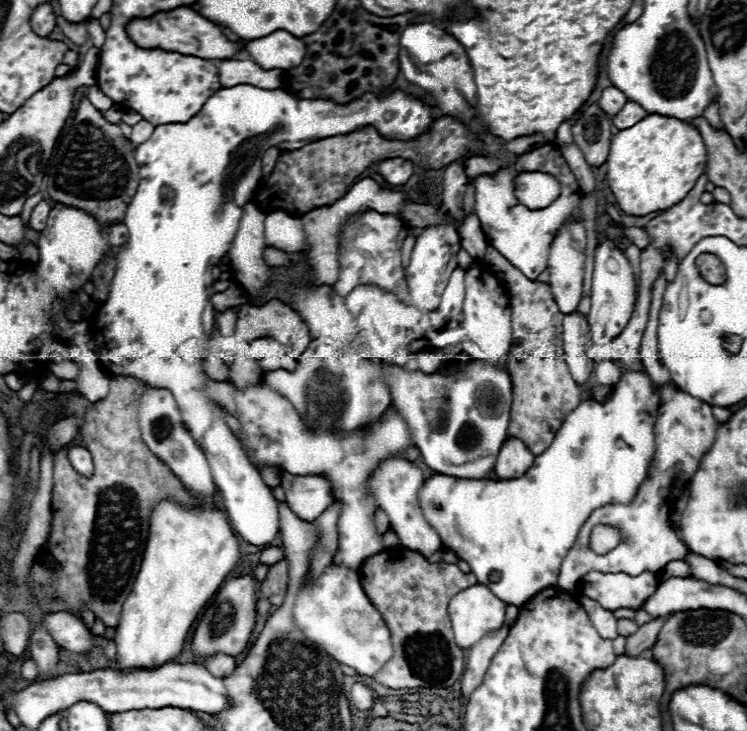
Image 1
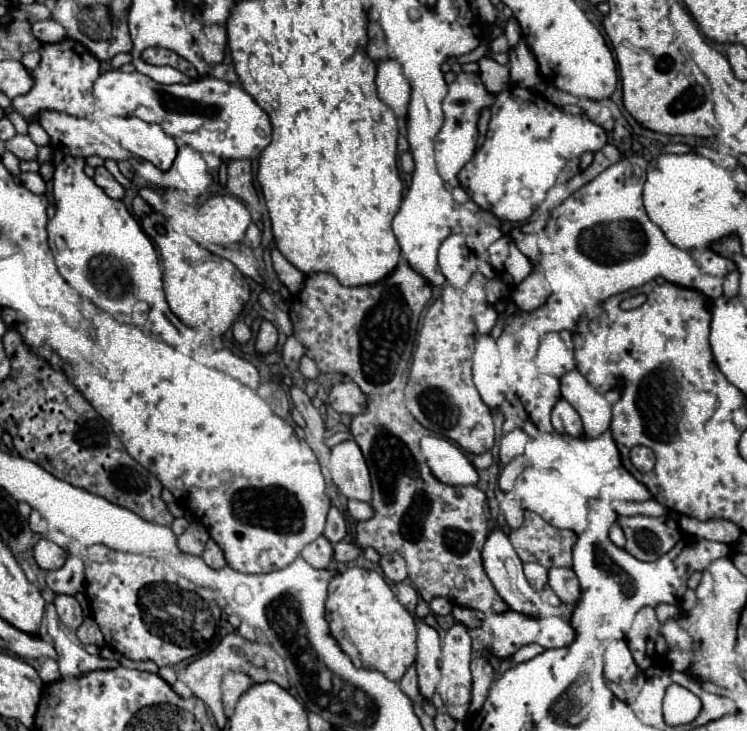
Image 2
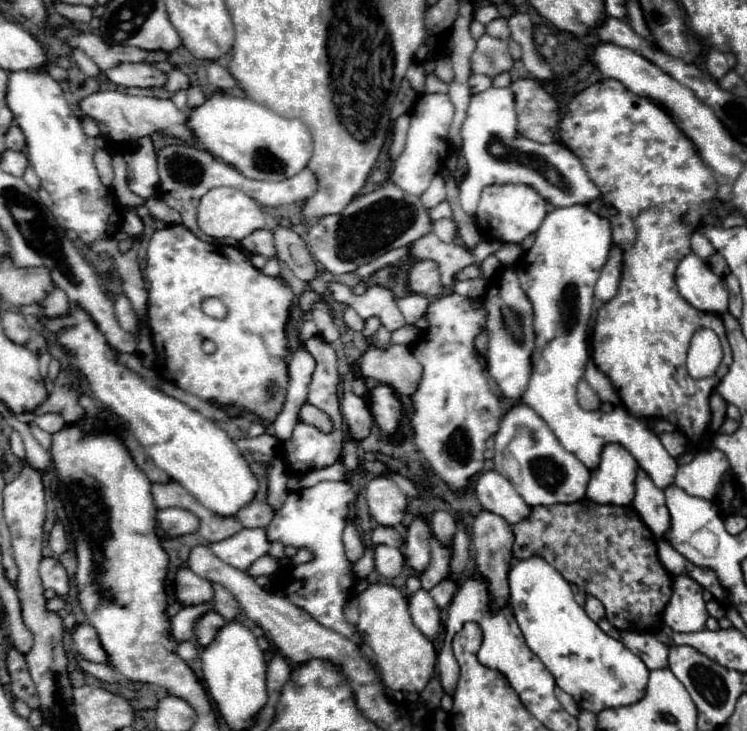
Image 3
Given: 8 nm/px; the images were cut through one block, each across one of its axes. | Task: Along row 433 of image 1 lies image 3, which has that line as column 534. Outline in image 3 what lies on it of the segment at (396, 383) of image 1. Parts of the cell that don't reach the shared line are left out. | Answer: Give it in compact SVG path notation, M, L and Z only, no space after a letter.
M518 402L506 412L494 440L496 470L514 484L516 492L528 506L572 504L584 500L590 470L560 446L548 424L528 404Z

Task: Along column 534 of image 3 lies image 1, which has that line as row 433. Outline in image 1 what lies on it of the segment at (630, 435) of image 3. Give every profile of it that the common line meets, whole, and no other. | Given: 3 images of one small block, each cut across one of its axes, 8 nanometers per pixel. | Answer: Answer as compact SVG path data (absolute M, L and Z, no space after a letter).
M254 384L246 388L234 388L234 402L240 422L238 440L250 458L250 464L258 470L264 466L282 468L294 476L324 476L330 482L334 500L344 504L338 518L338 550L334 554L334 564L358 570L370 554L384 550L382 534L376 530L374 512L378 510L374 496L368 494L368 478L378 468L378 464L392 456L406 456L406 448L412 446L410 428L404 418L390 404L380 422L372 428L358 428L350 434L350 446L340 446L344 438L336 438L330 432L316 432L304 426L300 414L290 406L282 394L270 390L270 386Z

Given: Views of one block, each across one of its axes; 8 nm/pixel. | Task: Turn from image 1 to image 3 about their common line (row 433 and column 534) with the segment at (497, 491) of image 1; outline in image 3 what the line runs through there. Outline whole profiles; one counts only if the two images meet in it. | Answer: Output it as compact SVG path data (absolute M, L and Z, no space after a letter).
M542 558L518 560L510 568L508 582L510 582L510 608L526 638L528 648L544 662L544 666L554 676L556 684L574 700L578 700L582 710L598 714L606 708L636 704L638 700L644 698L650 674L646 664L636 654L632 654L620 640L604 634L598 628L598 624L588 618L584 608L576 604L570 584L552 566L548 566L548 562L544 562Z

